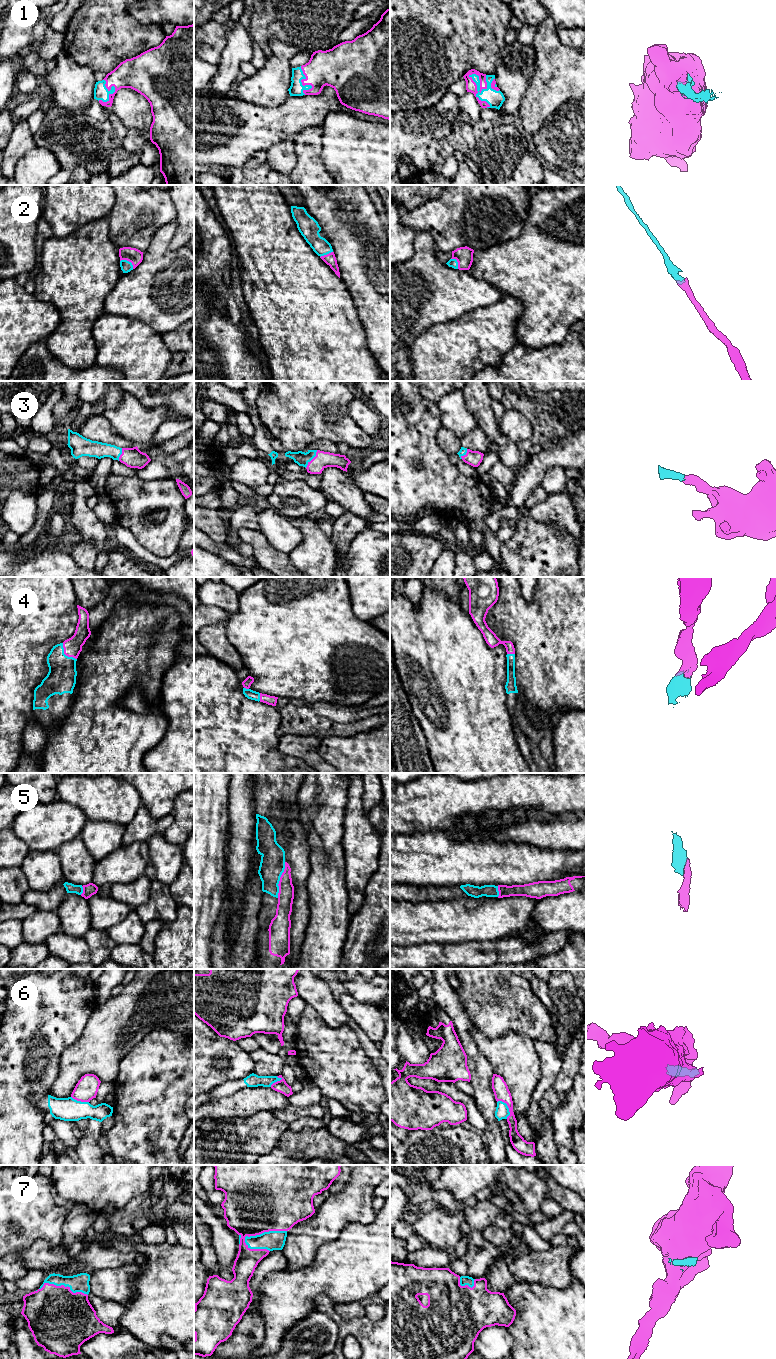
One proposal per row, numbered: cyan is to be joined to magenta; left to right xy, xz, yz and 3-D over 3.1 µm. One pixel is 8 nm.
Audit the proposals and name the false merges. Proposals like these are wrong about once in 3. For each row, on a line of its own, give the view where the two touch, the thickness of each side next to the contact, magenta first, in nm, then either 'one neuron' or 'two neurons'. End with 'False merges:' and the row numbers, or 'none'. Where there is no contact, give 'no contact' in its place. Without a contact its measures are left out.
1: meets magenta in yz; 90 nm thick on the magenta side, 140 nm on the other; one neuron
2: meets magenta in xy; 120 nm thick on the magenta side, 90 nm on the other; one neuron
3: meets magenta in xz; 130 nm thick on the magenta side, 110 nm on the other; one neuron
4: meets magenta in xy; 140 nm thick on the magenta side, 240 nm on the other; one neuron
5: meets magenta in xz; 130 nm thick on the magenta side, 200 nm on the other; one neuron
6: meets magenta in yz; 120 nm thick on the magenta side, 110 nm on the other; two neurons
7: meets magenta in xz; 500 nm thick on the magenta side, 160 nm on the other; one neuron
False merges: 6

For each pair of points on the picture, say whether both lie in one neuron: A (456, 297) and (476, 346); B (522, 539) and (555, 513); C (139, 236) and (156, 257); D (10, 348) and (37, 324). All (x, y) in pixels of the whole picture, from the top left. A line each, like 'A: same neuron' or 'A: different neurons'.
A: different neurons
B: different neurons
C: different neurons
D: same neuron

